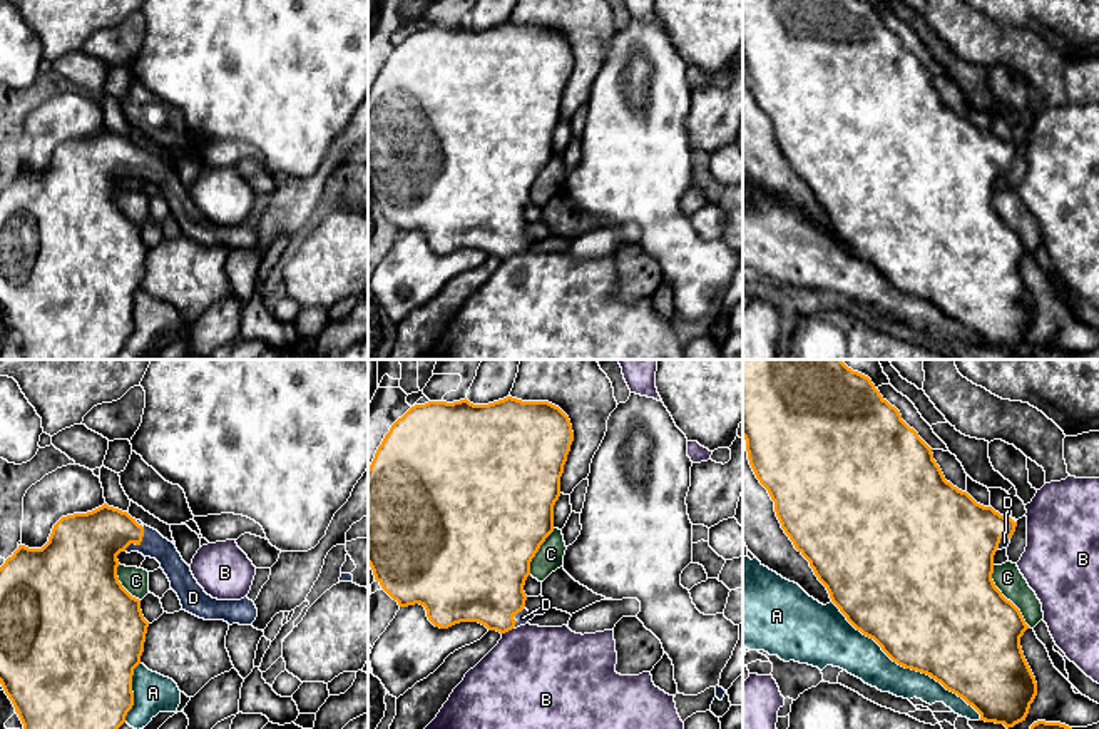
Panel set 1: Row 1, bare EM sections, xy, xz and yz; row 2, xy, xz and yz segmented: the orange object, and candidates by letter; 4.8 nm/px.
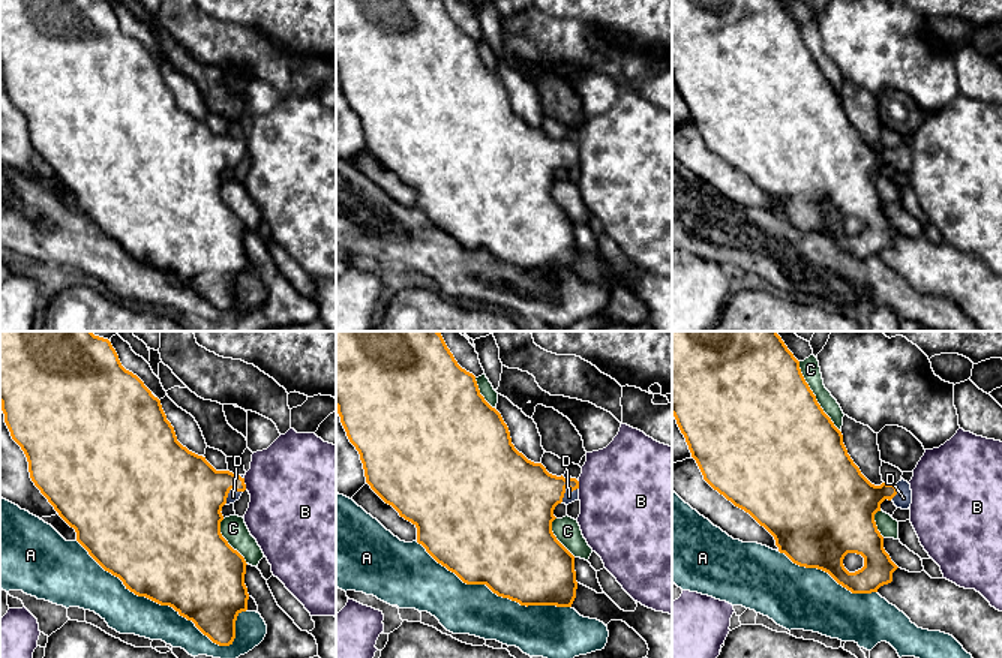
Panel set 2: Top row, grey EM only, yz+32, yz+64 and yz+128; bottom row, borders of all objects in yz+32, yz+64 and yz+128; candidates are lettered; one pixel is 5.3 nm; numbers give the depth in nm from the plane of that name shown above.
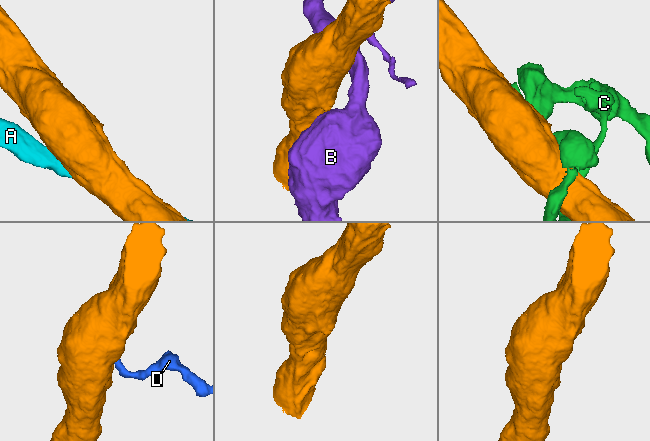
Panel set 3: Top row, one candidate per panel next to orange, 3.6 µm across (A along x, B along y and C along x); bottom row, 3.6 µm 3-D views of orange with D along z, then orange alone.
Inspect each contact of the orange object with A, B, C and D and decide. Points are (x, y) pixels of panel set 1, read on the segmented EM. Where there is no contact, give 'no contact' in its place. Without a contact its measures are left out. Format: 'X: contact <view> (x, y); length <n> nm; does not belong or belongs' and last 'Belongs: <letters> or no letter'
A: contact yz (905, 667); length 900 nm; does not belong
B: contact xz (507, 631); length 70 nm; does not belong
C: contact yz (1004, 597); length 360 nm; does not belong
D: contact xy (141, 539); length 160 nm; belongs
Belongs: D

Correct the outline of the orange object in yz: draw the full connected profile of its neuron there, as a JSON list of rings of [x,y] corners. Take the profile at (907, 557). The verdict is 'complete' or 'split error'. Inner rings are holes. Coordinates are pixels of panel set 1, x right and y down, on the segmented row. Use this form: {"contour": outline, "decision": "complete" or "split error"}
{"contour": [[[743,359],[743,438],[746,440],[749,465],[774,502],[781,528],[810,562],[831,602],[846,620],[863,635],[873,639],[898,665],[927,674],[962,697],[980,714],[979,721],[1004,724],[1007,729],[1025,721],[1037,696],[1035,677],[1020,647],[1020,637],[1030,627],[1020,610],[1002,595],[992,580],[994,555],[1009,547],[1017,520],[977,503],[967,492],[947,482],[933,460],[932,448],[902,420],[900,411],[880,395],[868,376],[853,371],[841,359]]], "decision": "split error"}

